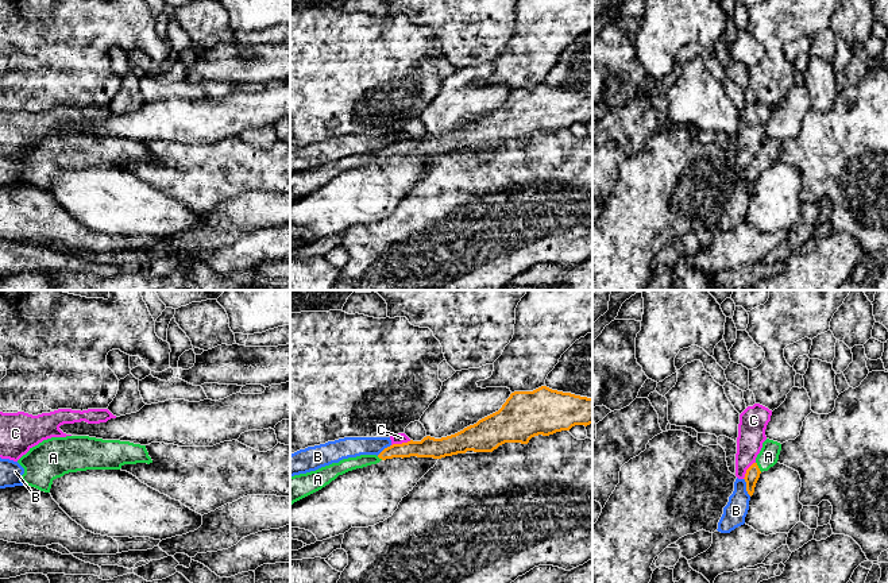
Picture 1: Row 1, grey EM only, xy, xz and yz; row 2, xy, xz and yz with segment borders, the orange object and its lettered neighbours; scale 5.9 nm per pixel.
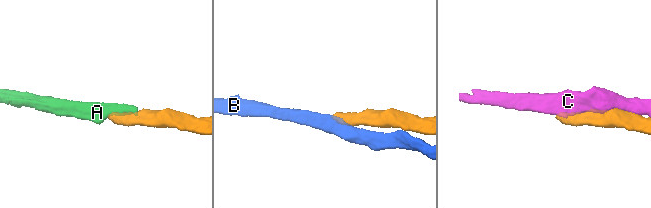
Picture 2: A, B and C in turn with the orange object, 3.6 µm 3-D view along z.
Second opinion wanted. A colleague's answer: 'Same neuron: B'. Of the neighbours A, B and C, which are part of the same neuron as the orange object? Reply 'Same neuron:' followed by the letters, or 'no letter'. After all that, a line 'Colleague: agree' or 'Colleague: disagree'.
Same neuron: A
Colleague: disagree

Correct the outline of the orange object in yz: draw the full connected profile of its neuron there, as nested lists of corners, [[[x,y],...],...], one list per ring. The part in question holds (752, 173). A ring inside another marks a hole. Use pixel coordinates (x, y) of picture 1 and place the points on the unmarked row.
[[[767,136],[762,140],[762,146],[756,155],[756,159],[746,167],[745,179],[746,179],[746,189],[752,194],[754,190],[756,181],[760,175],[762,169],[768,169],[773,165],[781,148],[781,142],[773,138]]]

